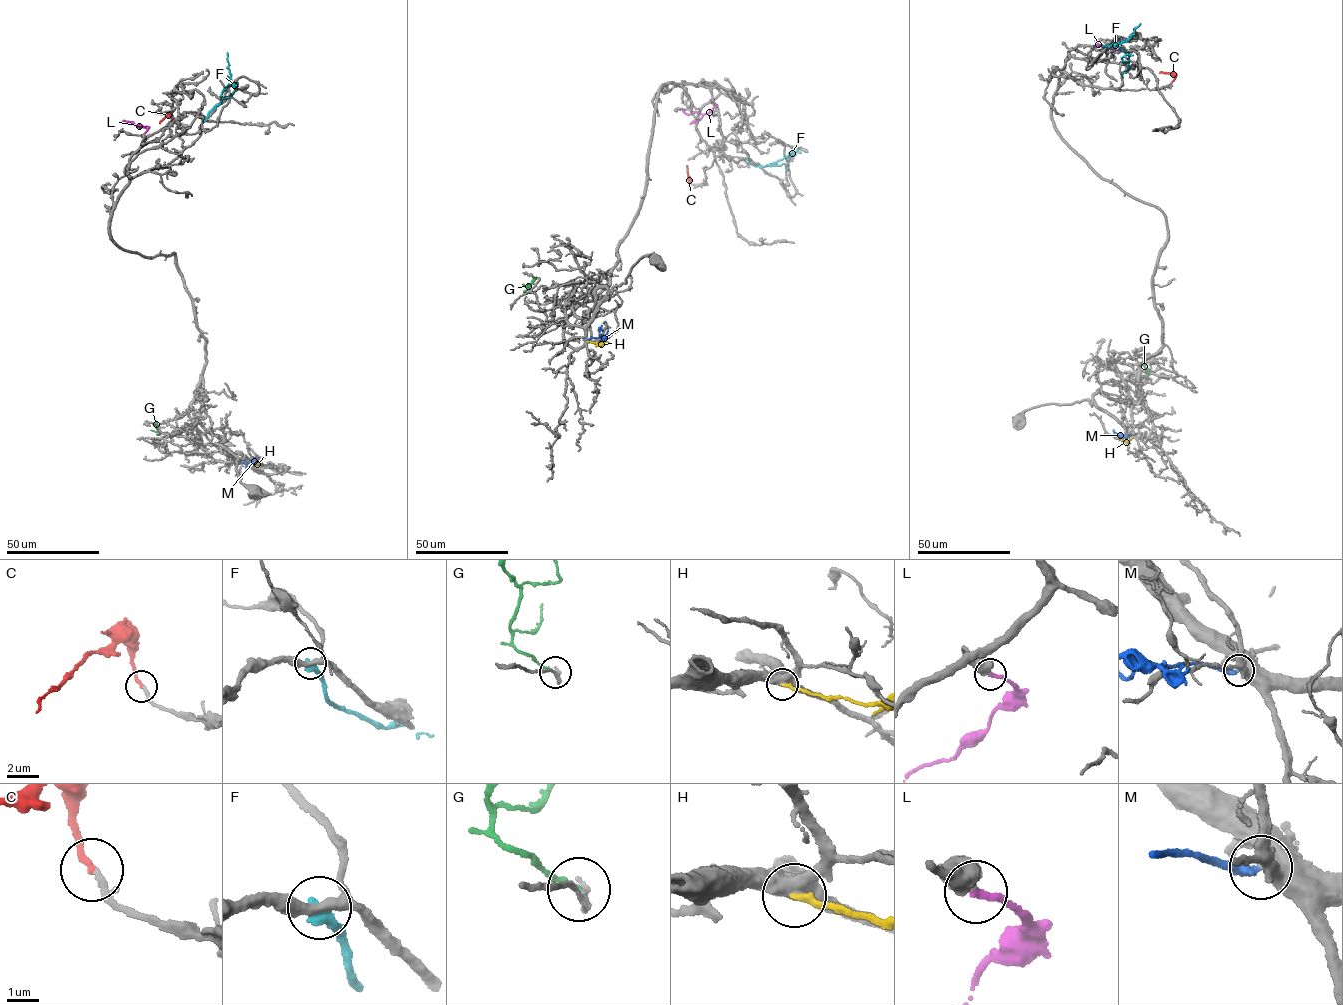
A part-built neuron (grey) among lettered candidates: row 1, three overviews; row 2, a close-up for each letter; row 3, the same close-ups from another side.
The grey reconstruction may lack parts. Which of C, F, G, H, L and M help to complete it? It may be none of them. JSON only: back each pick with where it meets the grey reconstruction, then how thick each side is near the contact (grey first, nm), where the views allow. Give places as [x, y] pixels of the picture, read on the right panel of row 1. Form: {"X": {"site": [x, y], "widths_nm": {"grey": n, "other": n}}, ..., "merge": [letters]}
{"C": {"site": [1173, 81], "widths_nm": {"grey": 220, "other": 200}}, "L": {"site": [1094, 47], "widths_nm": {"grey": 320, "other": 240}}, "merge": ["C", "L"]}

